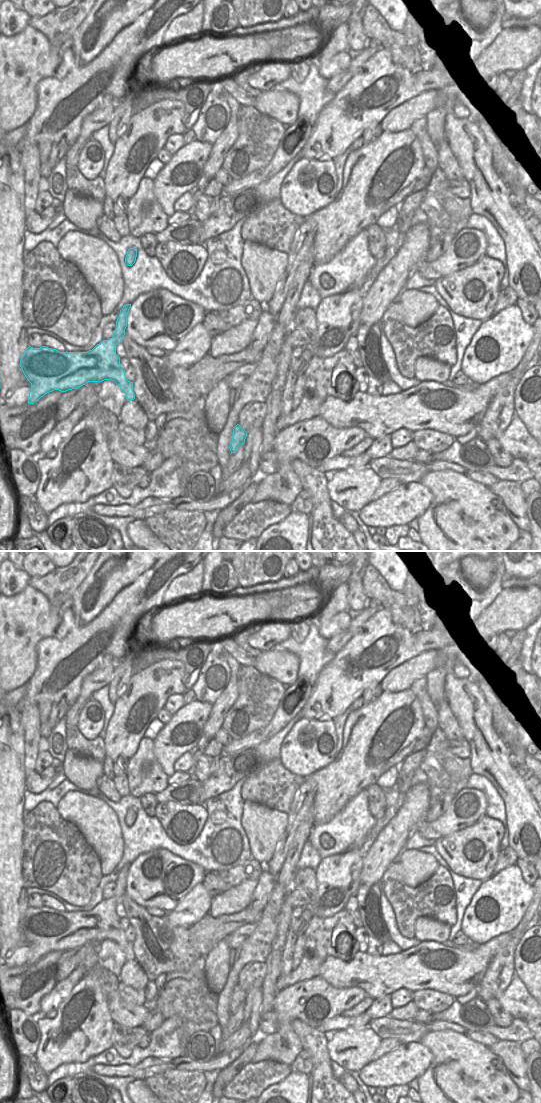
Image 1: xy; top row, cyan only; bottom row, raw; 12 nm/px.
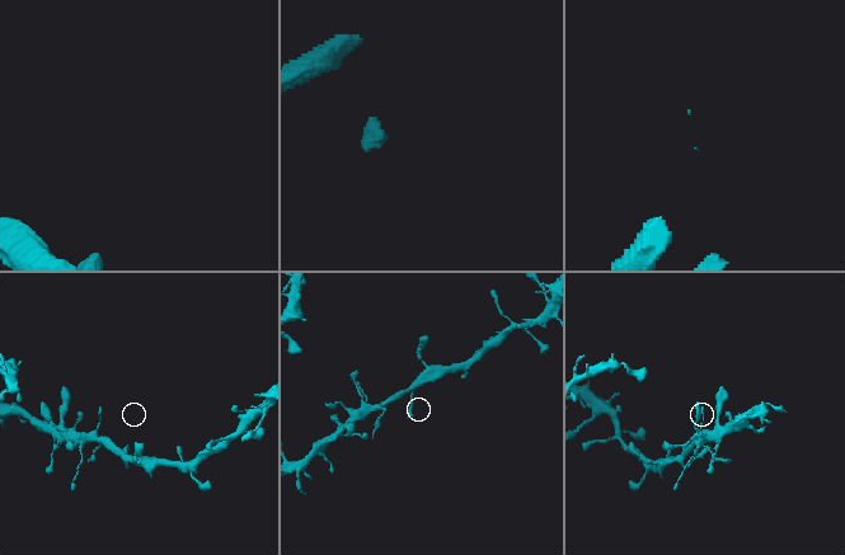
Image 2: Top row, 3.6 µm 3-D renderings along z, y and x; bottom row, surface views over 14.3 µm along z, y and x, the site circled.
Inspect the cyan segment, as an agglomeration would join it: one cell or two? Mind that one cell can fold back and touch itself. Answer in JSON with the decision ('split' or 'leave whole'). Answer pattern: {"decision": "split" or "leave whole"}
{"decision": "leave whole"}

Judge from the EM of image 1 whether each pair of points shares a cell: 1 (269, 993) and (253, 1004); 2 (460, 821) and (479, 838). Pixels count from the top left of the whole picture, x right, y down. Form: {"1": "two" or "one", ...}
{"1": "two", "2": "two"}

